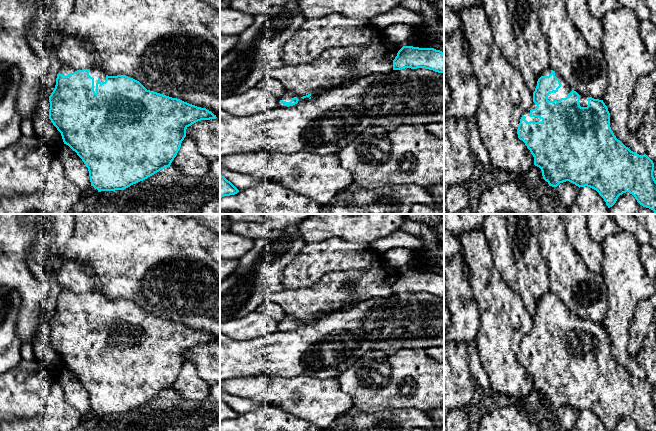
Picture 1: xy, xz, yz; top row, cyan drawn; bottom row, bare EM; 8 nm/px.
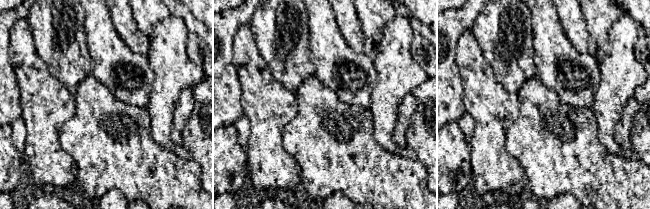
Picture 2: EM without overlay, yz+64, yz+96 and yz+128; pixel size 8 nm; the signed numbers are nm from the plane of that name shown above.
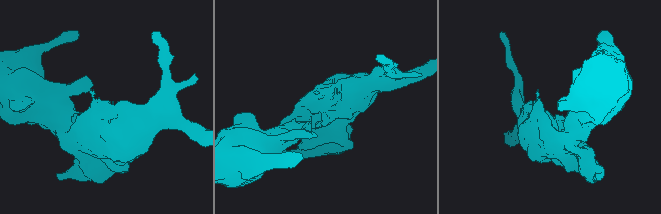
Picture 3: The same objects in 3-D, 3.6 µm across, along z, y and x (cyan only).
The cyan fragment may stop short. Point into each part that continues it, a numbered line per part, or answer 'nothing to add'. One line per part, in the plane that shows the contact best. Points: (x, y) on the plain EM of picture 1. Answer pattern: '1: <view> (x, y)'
1: yz (564, 314)

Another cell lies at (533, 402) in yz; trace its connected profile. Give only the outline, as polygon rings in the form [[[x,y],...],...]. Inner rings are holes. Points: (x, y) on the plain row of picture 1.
[[[535,389],[522,400],[522,404],[528,411],[535,412],[540,416],[549,410],[548,406],[543,403],[541,393]]]

